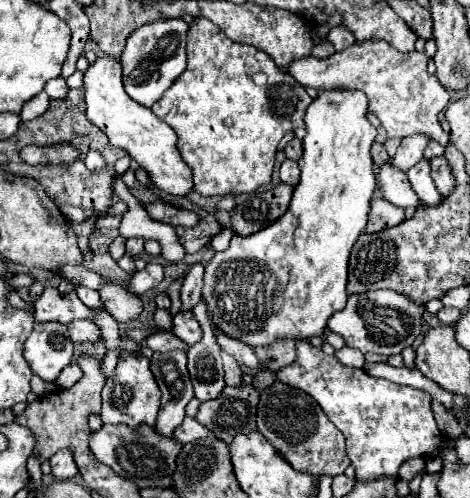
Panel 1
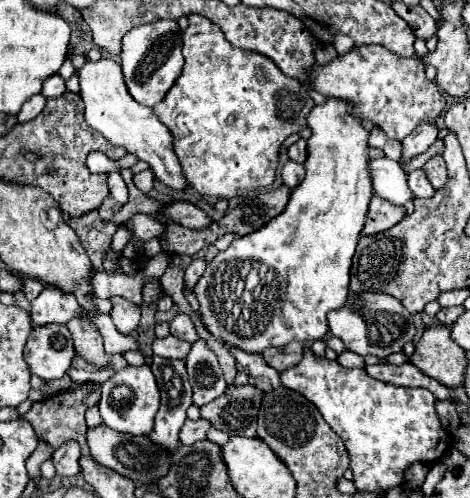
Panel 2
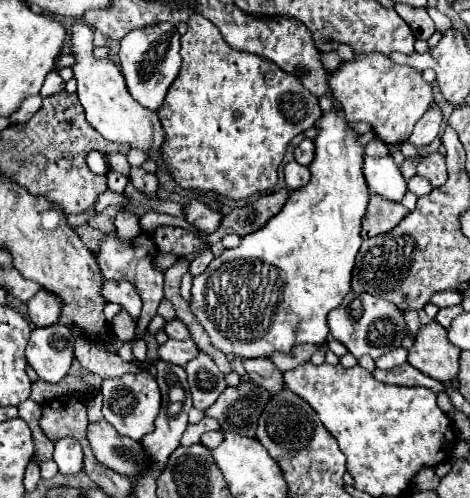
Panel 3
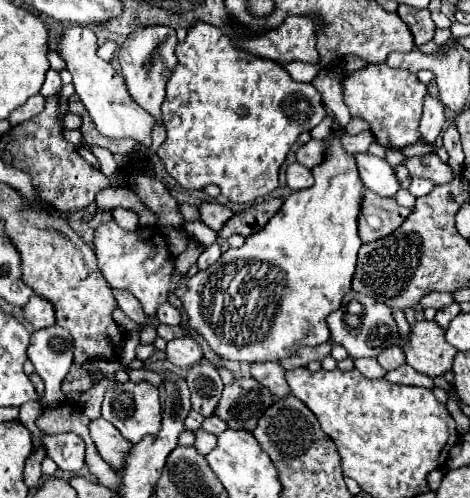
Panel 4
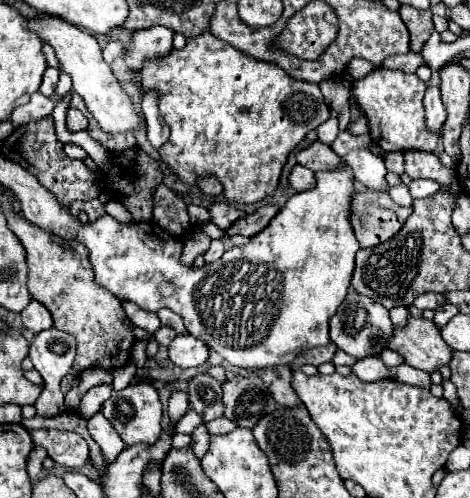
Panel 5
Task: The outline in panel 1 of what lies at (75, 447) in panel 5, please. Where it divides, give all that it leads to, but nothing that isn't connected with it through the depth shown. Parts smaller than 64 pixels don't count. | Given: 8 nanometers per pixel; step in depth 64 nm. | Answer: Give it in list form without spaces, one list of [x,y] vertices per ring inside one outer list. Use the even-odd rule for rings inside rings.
[[[62,448],[60,452],[56,452],[50,458],[50,464],[52,464],[52,474],[56,478],[60,478],[60,480],[68,480],[74,474],[78,474],[78,468],[76,468],[76,462],[74,462],[74,454],[72,454],[70,448]]]

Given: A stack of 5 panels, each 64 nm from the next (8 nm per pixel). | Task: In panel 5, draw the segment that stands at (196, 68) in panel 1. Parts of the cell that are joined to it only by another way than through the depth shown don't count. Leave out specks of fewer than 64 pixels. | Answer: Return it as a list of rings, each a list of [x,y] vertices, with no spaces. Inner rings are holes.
[[[208,32],[188,40],[182,50],[174,50],[158,62],[148,62],[142,68],[142,86],[158,94],[160,116],[170,128],[170,138],[160,148],[160,158],[190,186],[196,184],[196,176],[206,172],[214,174],[224,186],[224,196],[242,204],[270,196],[278,186],[288,154],[310,130],[330,118],[330,106],[324,102],[318,84],[296,80],[282,68],[250,58],[230,44],[224,44],[224,40],[208,36]]]

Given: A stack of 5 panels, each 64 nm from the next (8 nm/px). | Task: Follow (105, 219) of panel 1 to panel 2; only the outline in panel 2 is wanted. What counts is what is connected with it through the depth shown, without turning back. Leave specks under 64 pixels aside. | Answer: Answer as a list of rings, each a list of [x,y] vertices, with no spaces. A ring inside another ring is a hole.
[[[124,168],[120,171],[129,191],[128,202],[123,205],[121,211],[115,214],[111,221],[118,225],[130,219],[137,213],[147,215],[156,215],[157,212],[164,207],[165,203],[150,198],[148,195],[140,191],[133,183],[133,173],[130,168]]]

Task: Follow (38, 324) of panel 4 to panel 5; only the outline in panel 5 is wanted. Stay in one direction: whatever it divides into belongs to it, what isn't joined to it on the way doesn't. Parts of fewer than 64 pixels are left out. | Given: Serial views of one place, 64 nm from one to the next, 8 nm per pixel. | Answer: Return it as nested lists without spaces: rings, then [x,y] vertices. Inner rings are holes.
[[[32,300],[32,302],[26,306],[26,310],[22,312],[22,324],[24,324],[28,330],[32,330],[34,334],[38,334],[38,332],[42,332],[42,330],[52,328],[52,316],[46,312],[46,308],[44,308],[40,302]]]

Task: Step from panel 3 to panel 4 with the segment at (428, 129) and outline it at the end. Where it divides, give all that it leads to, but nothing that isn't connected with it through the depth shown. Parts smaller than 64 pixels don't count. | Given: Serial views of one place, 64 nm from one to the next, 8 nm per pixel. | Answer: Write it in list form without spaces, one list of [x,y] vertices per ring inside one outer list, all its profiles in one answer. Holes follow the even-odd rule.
[[[428,94],[424,98],[424,114],[420,120],[420,134],[424,136],[424,140],[434,142],[438,138],[438,134],[442,132],[444,122],[446,122],[444,104],[436,96]]]

